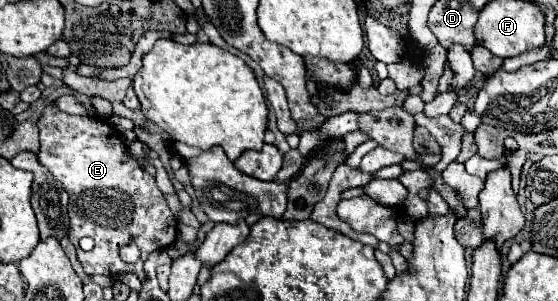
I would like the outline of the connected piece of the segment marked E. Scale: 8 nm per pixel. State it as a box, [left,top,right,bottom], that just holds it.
[39,106,177,280]

